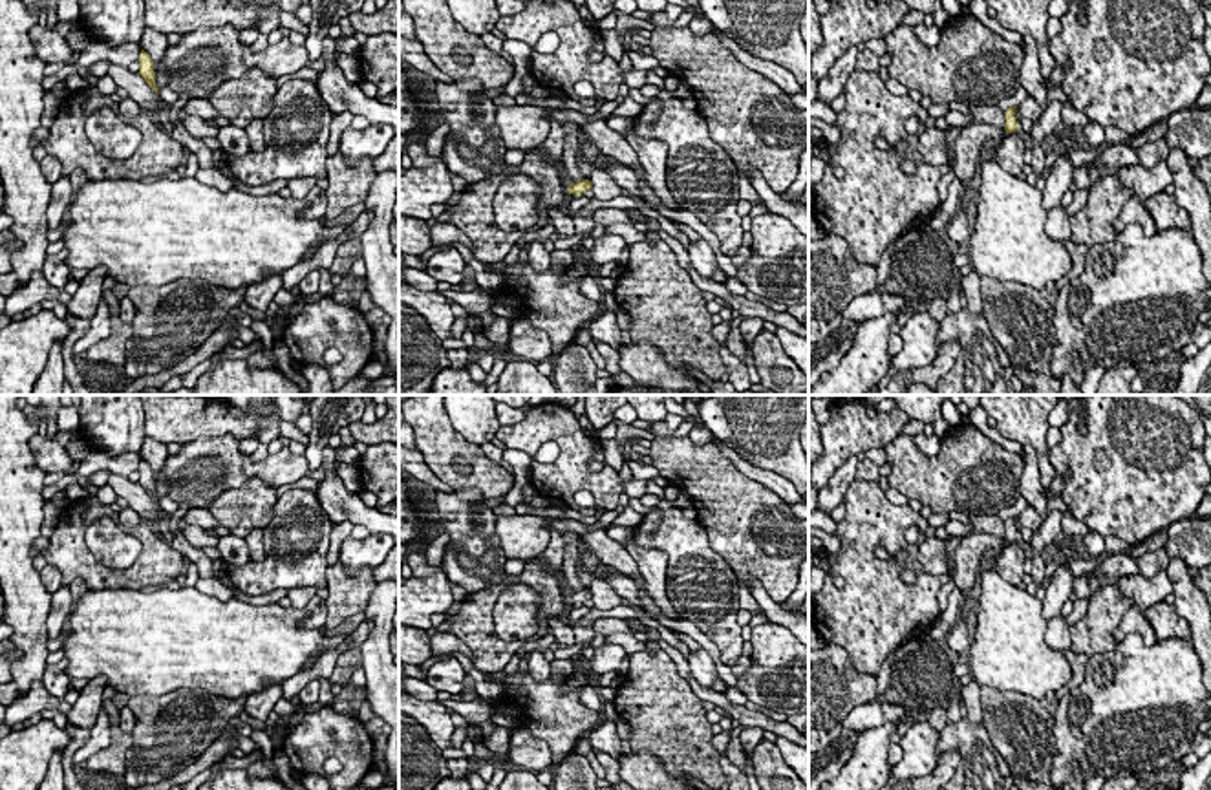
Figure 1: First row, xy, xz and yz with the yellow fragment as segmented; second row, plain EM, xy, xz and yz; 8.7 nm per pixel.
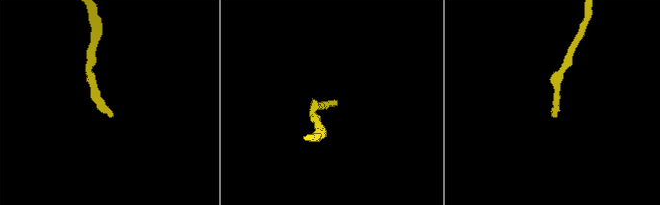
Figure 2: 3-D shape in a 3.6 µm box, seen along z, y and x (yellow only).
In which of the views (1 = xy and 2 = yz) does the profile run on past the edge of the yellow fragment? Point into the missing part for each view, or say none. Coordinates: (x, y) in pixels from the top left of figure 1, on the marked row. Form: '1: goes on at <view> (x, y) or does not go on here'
1: does not go on here
2: does not go on here

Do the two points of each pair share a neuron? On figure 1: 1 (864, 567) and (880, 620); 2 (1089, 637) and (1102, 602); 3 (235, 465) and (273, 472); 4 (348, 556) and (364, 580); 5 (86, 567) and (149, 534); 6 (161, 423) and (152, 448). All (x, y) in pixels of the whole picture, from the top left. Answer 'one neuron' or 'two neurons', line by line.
1: one neuron
2: one neuron
3: one neuron
4: two neurons
5: one neuron
6: two neurons

